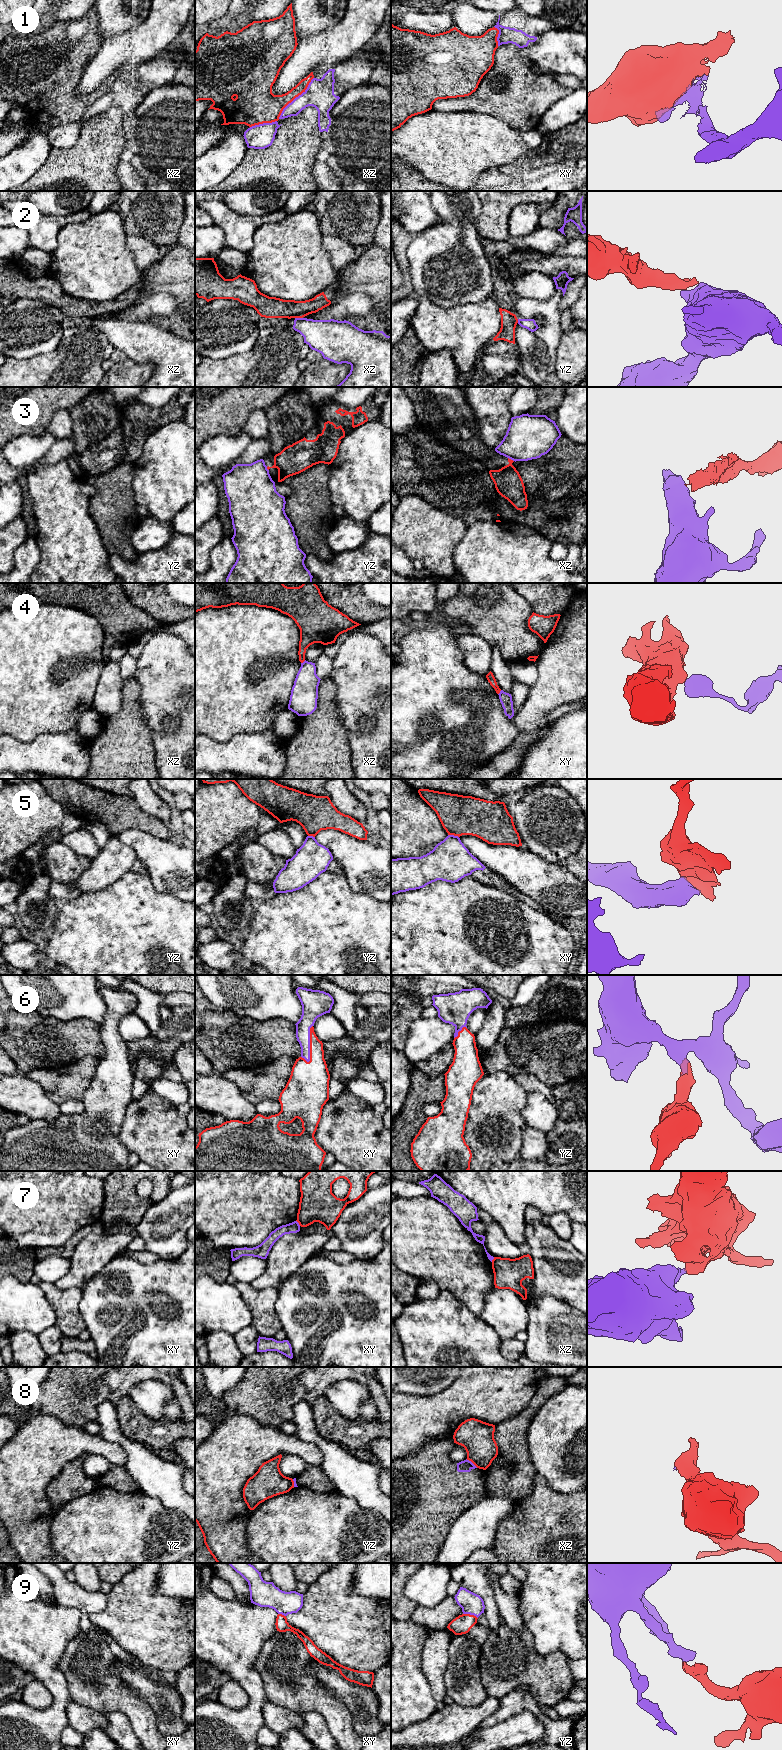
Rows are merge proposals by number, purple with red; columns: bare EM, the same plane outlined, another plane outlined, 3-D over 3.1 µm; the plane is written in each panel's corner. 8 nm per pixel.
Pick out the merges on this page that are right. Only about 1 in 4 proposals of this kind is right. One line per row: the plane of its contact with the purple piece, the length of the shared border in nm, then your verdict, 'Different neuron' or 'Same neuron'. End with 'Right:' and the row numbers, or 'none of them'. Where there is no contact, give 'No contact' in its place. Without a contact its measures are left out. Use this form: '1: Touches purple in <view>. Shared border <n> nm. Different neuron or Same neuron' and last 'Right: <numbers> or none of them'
1: Touches purple in xz. Shared border 440 nm. Different neuron
2: Touches purple in xz. Shared border 60 nm. Different neuron
3: Touches purple in xz. Shared border 60 nm. Different neuron
4: Touches purple in xz. Shared border 50 nm. Different neuron
5: Touches purple in xy. Shared border 90 nm. Different neuron
6: Touches purple in xy. Shared border 300 nm. Same neuron
7: Touches purple in xy. Shared border 60 nm. Different neuron
8: Touches purple in xz. Shared border 120 nm. Different neuron
9: Touches purple in yz. Shared border 130 nm. Same neuron
Right: 6, 9

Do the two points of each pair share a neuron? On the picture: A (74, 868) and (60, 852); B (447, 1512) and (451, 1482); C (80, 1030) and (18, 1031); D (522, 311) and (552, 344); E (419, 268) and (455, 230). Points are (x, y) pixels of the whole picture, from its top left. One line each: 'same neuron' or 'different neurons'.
A: same neuron
B: same neuron
C: same neuron
D: same neuron
E: same neuron

